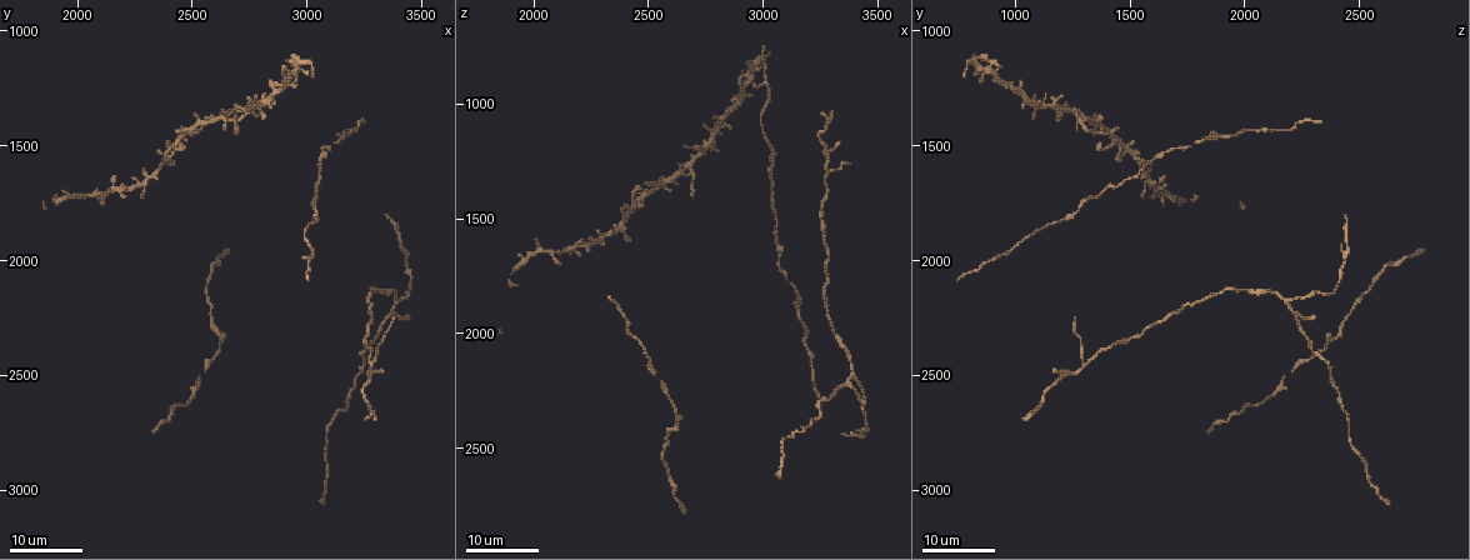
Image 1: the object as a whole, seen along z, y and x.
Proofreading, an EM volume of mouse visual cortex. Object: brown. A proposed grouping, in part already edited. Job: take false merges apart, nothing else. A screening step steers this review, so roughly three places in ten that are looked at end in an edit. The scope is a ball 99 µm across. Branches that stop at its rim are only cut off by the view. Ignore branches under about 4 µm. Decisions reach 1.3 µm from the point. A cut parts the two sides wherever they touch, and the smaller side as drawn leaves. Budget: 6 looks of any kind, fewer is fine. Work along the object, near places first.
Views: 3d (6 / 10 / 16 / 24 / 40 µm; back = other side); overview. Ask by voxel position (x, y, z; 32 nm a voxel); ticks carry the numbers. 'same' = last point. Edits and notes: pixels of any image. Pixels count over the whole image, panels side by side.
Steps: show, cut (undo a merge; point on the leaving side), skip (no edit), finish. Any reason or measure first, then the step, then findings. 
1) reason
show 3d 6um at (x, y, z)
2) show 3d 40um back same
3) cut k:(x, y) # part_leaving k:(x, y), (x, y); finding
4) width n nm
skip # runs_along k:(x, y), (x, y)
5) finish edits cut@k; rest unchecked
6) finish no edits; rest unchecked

three arms meet
show 3d 16um at (3400, 2180, 2200)

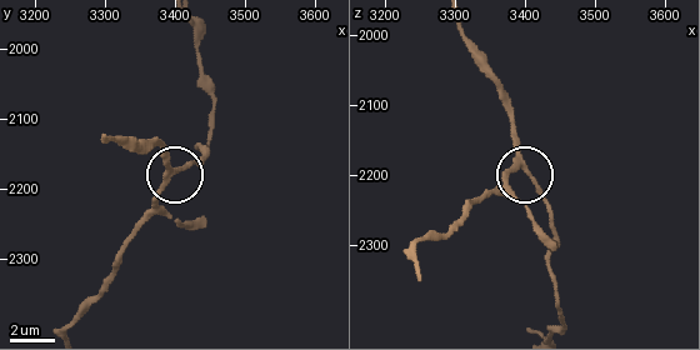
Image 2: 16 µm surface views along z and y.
show 3d 6um at (3385, 2185, 2185)

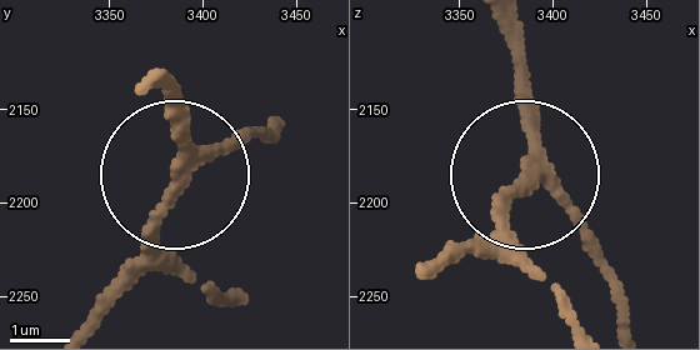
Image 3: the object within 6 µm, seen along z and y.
width 200 nm
skip # runs_along 3:(274, 118), (174, 168), (174, 88); all the same neuron

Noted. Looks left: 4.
sudden change in width
show 3d 24um at (3440, 2140, 2340)

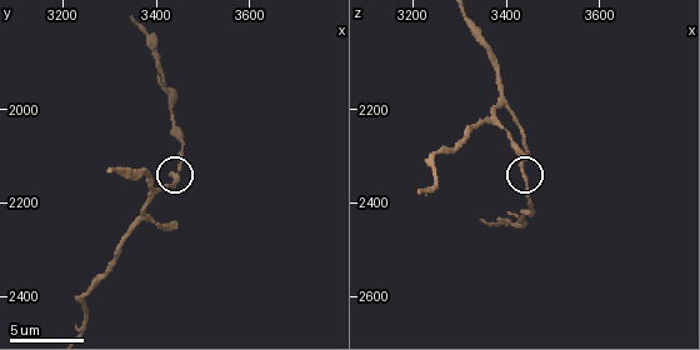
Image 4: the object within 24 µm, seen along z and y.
zoom in
show 3d 10um same

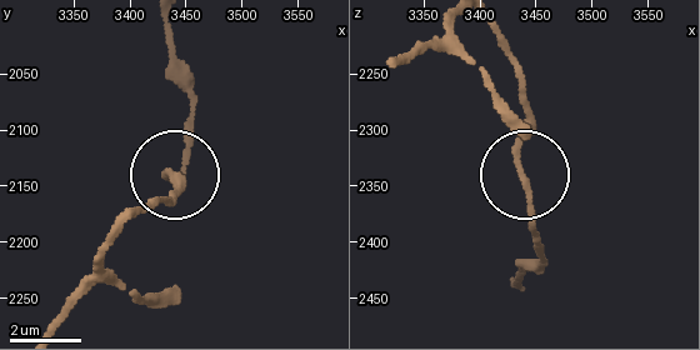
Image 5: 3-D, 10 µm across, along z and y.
width 160 nm
cut 5:(534, 215) # part_leaving 5:(514, 161), (540, 258), (514, 284); two neurons meet here

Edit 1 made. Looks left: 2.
two arms in line, one across
show 3d 16um at (3270, 2460, 1300)

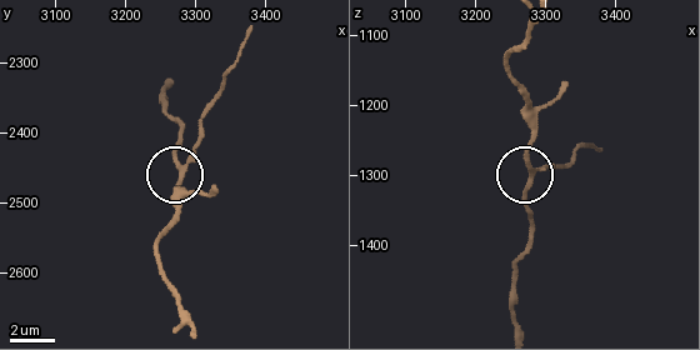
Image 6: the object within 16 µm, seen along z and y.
show 3d 6um at (3275, 2450, 1310)

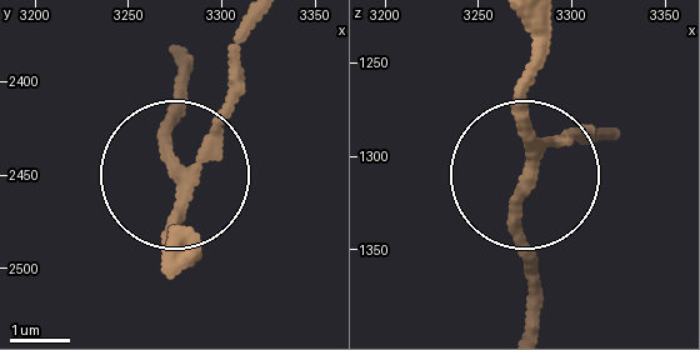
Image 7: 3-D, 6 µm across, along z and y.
side_arm 13 um
skip # all the same neuron

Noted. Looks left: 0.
finish edits cut@5; rest unchecked

